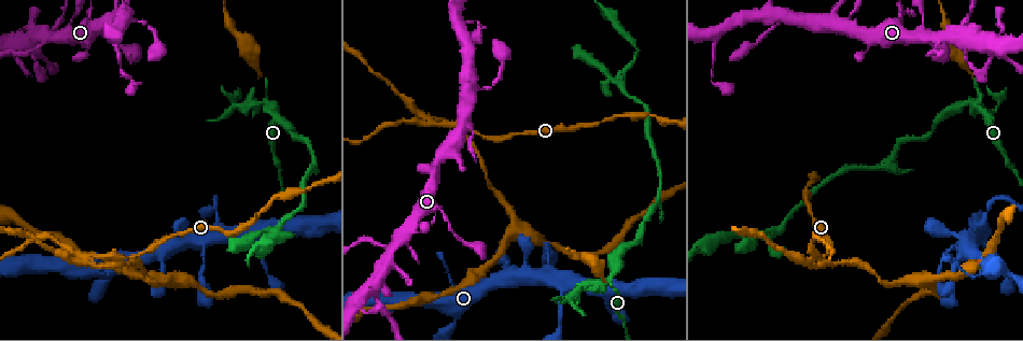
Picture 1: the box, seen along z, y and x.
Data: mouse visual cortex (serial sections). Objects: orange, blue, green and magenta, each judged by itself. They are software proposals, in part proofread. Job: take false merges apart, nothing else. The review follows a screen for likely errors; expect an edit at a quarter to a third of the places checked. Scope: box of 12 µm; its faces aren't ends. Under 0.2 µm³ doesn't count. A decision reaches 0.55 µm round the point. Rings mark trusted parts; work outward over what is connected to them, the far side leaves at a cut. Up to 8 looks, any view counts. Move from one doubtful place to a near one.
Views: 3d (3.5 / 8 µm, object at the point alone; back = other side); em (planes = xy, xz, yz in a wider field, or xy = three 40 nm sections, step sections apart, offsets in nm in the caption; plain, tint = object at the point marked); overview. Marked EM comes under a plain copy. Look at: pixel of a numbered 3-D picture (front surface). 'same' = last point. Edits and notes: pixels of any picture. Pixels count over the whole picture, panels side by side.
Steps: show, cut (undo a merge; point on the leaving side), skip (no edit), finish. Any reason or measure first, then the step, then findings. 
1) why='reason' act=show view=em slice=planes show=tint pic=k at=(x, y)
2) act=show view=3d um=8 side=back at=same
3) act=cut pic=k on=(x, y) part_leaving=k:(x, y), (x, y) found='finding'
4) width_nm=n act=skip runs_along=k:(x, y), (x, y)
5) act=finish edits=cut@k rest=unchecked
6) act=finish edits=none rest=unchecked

why='looks like a crossing' act=show view=3d um=3.5 pic=1 at=(202, 241)

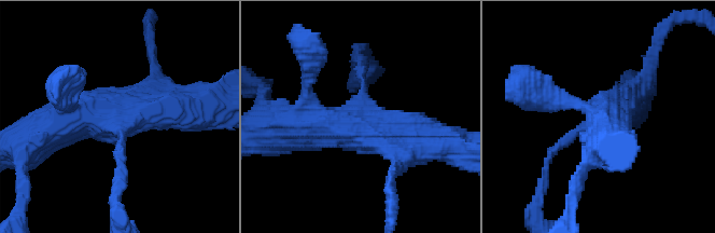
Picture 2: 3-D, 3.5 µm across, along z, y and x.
arms=4 arm_widths_nm=150,300,500,600 act=show view=em slice=xy step=5 show=tint pic=2 at=(123, 122)

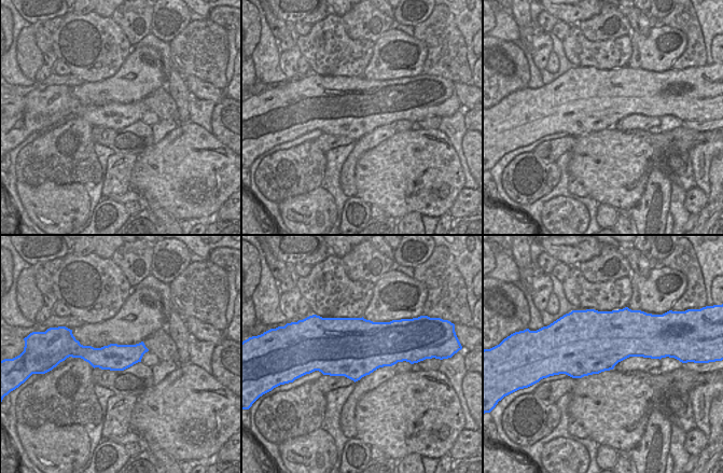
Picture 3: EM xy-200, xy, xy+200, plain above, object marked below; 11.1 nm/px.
act=skip runs_along=2:(48, 129), (85, 117), (191, 106) found='continuous, no second cell'

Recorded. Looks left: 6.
why='sharp bend' act=show view=3d um=3.5 pic=1 at=(266, 103)

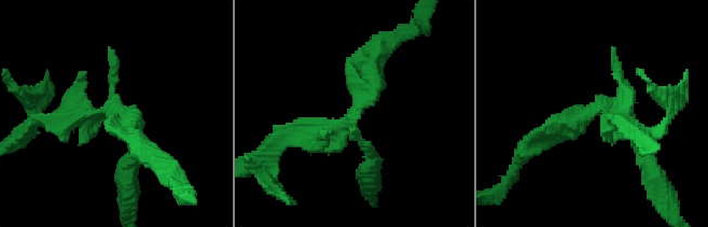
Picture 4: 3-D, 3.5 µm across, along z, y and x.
why='need the tissue' act=show view=em slice=xy step=5 show=tint pic=4 at=(351, 125)

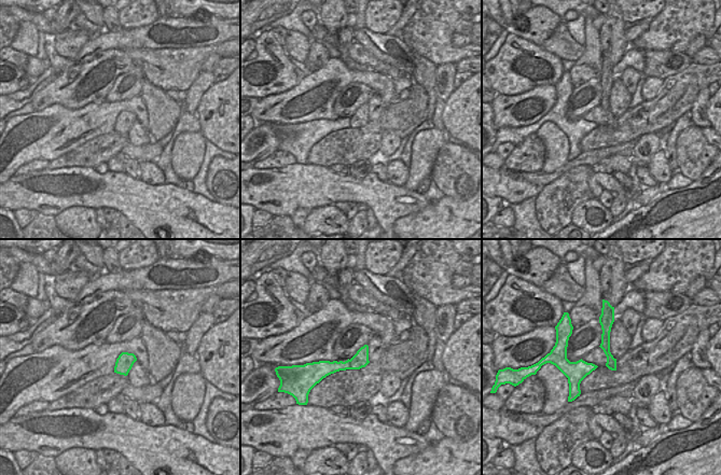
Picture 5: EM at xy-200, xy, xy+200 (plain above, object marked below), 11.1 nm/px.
why='another direction' act=show view=em slice=xy step=2 show=tint at=same

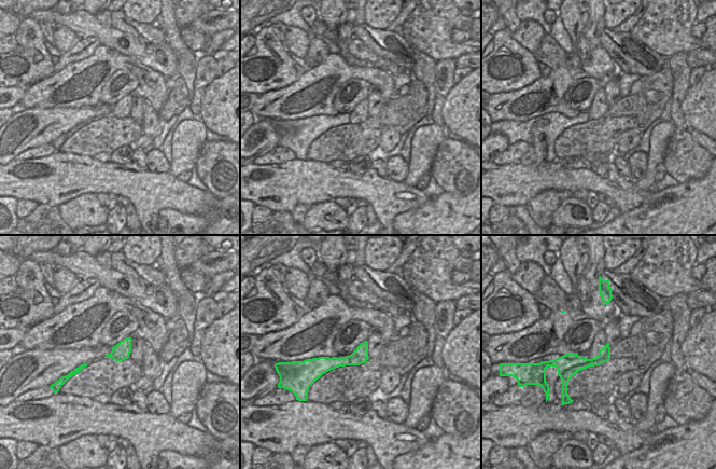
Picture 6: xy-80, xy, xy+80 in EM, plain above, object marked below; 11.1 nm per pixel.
act=cut pic=4 on=(613, 135) found='a second cell is stuck on'

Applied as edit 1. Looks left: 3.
act=show view=overview

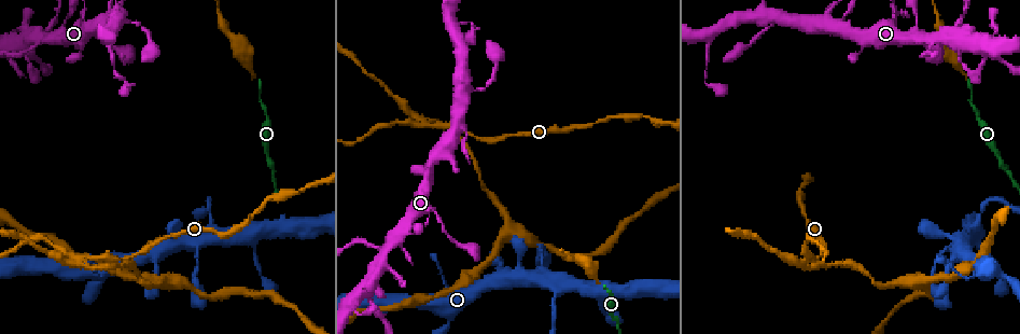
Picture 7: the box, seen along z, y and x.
why='side arm on a straight run' act=show view=3d um=8 pic=7 at=(22, 50)

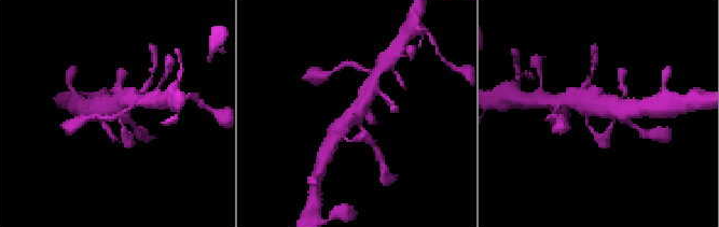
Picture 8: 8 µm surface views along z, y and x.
act=show view=em slice=xy step=1 show=tint pic=8 at=(355, 121)

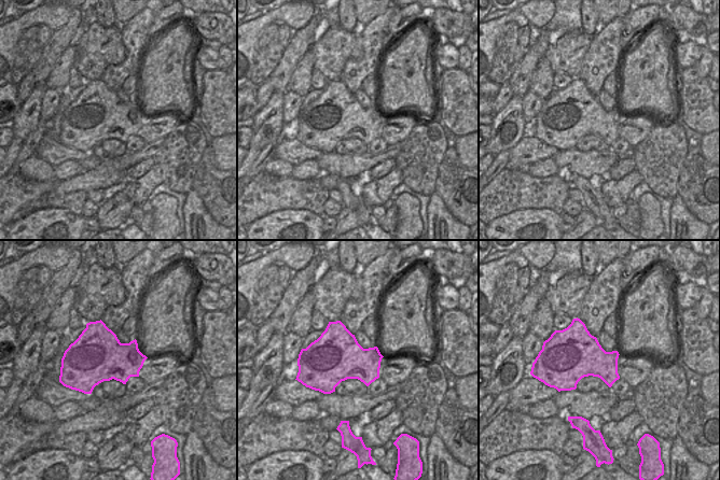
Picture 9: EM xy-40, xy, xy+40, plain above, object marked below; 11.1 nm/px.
act=skip found='one cell here'

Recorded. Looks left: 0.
act=finish edits=cut@4 rest=unchecked

